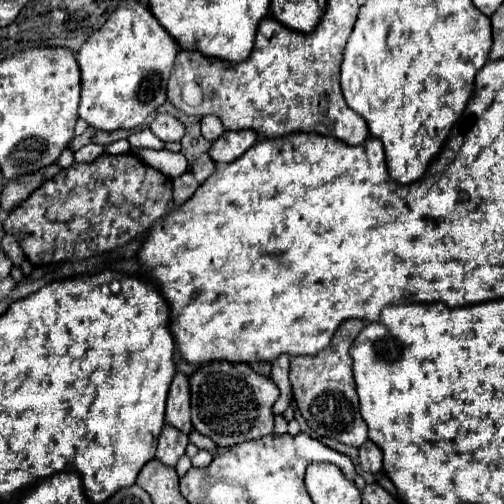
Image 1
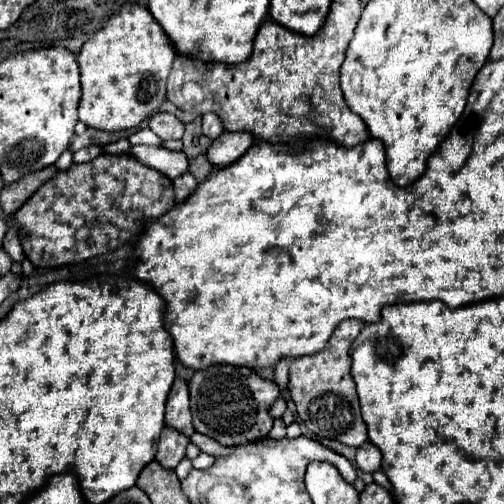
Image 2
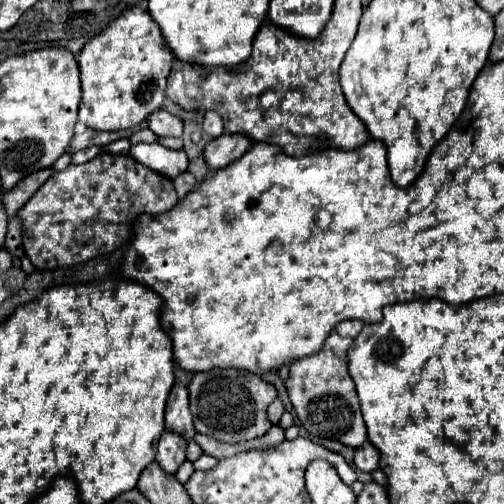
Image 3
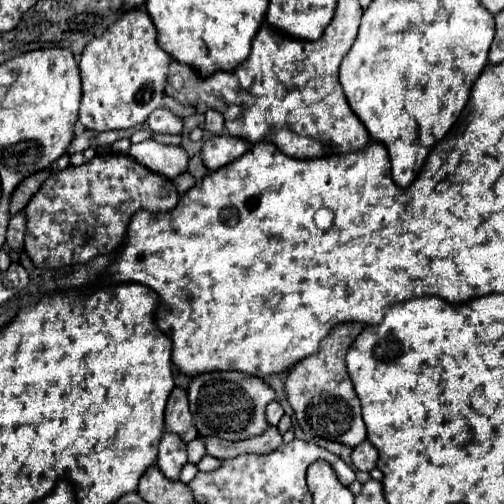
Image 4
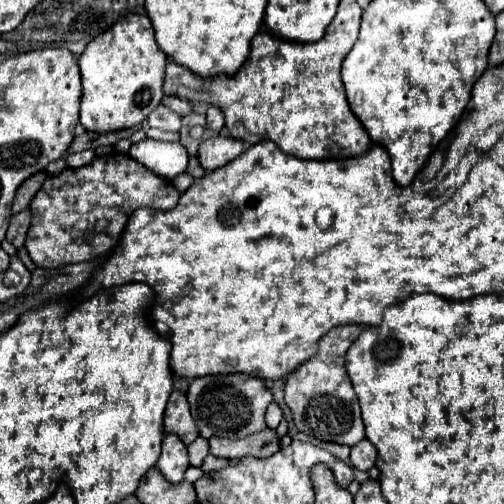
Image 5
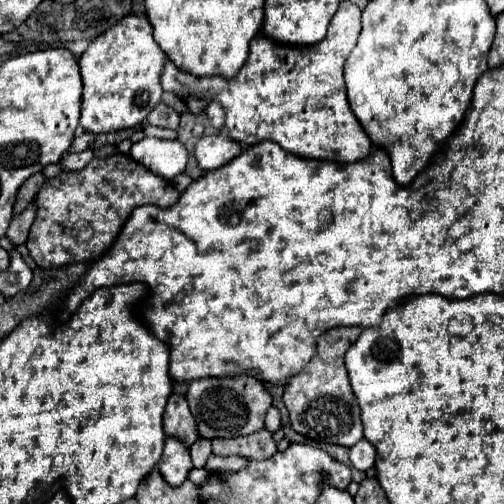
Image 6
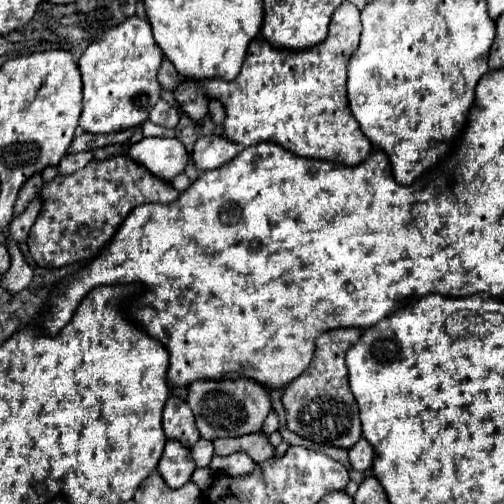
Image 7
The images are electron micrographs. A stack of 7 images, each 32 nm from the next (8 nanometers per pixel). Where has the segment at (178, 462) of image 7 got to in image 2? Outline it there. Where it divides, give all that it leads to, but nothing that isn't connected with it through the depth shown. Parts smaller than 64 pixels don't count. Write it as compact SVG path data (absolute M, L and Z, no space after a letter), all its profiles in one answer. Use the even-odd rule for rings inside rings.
M164 428L162 436L158 440L158 452L156 452L156 460L164 466L164 468L176 468L176 464L184 458L186 446L188 446L188 438L180 432L176 432L174 428Z

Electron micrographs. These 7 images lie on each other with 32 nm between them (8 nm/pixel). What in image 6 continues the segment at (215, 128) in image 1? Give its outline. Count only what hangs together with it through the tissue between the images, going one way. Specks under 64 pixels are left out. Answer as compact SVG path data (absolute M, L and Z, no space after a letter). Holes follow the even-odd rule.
M208 104L206 116L208 116L208 120L210 120L210 124L212 124L214 128L220 130L220 128L224 126L224 110L222 110L218 104Z

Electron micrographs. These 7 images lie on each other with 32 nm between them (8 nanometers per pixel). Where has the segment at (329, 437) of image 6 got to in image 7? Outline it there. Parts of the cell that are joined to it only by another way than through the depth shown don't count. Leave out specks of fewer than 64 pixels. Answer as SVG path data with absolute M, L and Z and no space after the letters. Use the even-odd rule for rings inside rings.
M336 328L316 338L316 352L310 366L286 386L282 396L288 428L292 432L316 444L330 444L340 448L352 448L362 438L358 404L352 396L348 372L344 366L344 354L352 344L358 342L360 334L360 328Z

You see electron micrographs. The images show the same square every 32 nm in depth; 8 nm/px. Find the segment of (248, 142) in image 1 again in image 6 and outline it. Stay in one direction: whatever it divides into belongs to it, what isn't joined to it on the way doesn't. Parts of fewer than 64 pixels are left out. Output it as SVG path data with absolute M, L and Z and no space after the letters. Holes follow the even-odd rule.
M216 134L216 136L204 136L200 138L196 146L196 160L202 170L216 170L230 160L234 160L242 152L242 144L236 144L236 140Z

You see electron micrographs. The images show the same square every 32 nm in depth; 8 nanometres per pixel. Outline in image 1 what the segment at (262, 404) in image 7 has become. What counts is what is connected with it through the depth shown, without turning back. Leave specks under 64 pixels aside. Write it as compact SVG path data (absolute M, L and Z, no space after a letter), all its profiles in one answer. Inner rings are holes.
M210 362L190 376L190 392L192 424L216 446L230 448L272 434L274 430L272 406L278 400L280 390L268 376L256 374L248 364Z

